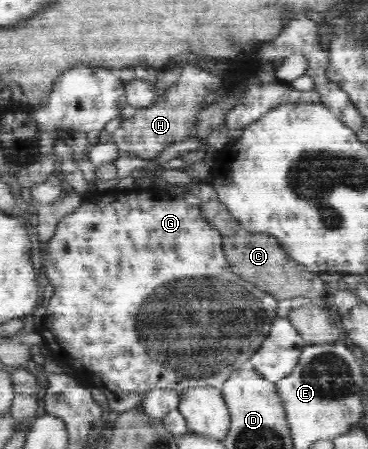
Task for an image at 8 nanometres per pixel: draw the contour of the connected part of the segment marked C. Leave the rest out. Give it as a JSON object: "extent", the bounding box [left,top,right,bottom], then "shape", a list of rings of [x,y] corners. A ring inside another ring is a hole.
{"extent":[199,199,325,301],"shape":[[[219,199],[202,200],[199,208],[201,208],[205,220],[213,228],[219,230],[223,254],[227,256],[227,262],[233,268],[233,272],[239,274],[242,279],[249,281],[250,284],[257,285],[258,289],[261,287],[267,293],[273,293],[277,301],[301,295],[309,301],[315,301],[317,297],[325,293],[323,291],[325,283],[320,277],[317,277],[318,274],[306,271],[304,266],[289,257],[289,254],[281,248],[279,240],[275,236],[267,233],[249,233],[249,231],[245,231],[241,228],[239,221],[231,216],[231,212]]]}

